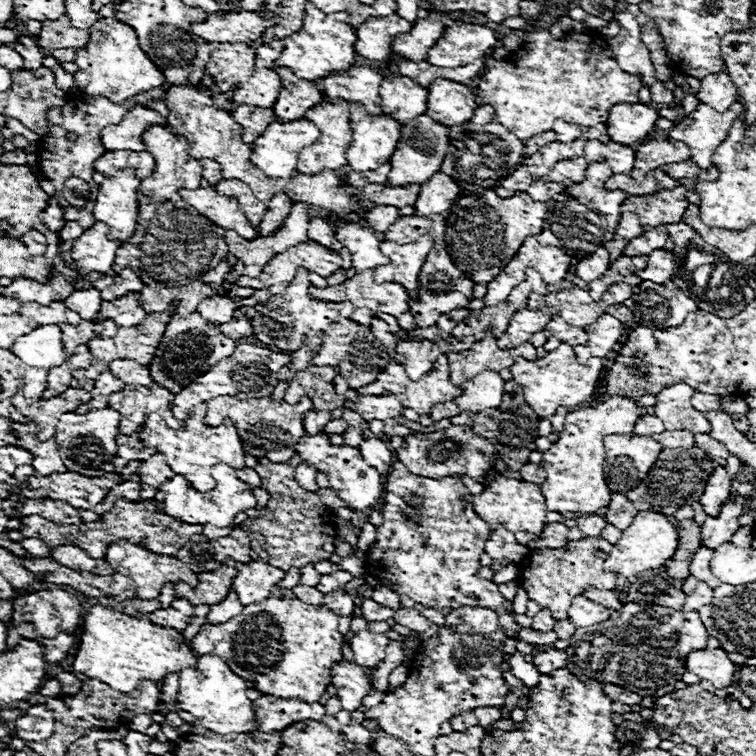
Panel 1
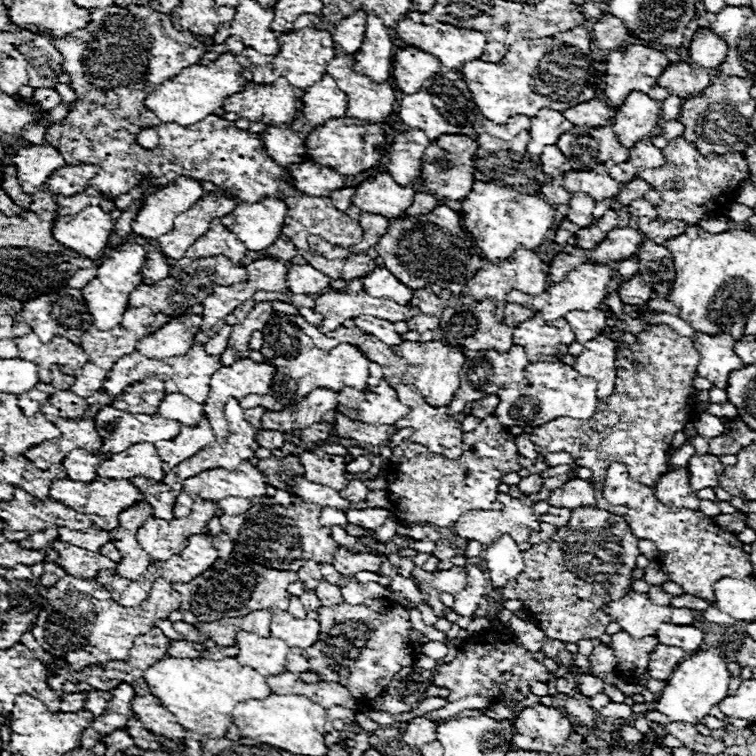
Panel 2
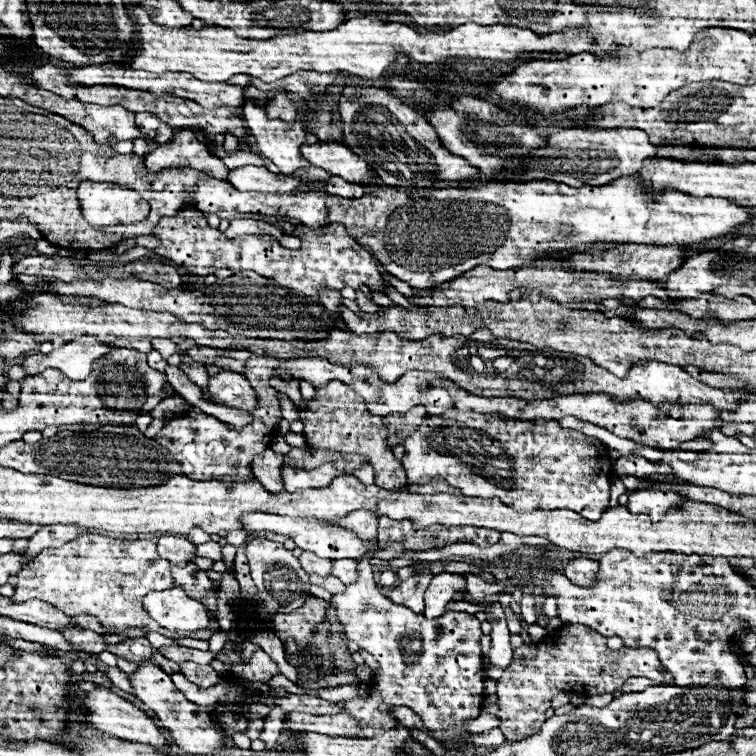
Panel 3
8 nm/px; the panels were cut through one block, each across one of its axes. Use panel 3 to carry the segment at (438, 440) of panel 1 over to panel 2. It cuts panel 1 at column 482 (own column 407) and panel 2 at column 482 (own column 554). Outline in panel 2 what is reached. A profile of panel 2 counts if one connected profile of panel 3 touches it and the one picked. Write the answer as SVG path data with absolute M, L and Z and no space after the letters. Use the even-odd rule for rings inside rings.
M494 416L484 418L474 432L464 436L468 450L458 460L446 460L444 456L428 452L414 442L402 442L392 448L392 456L386 464L388 498L394 506L394 516L406 522L434 524L438 528L450 528L460 514L468 510L500 510L496 500L500 480L506 472L518 472L518 450L514 436L506 426L498 424Z

